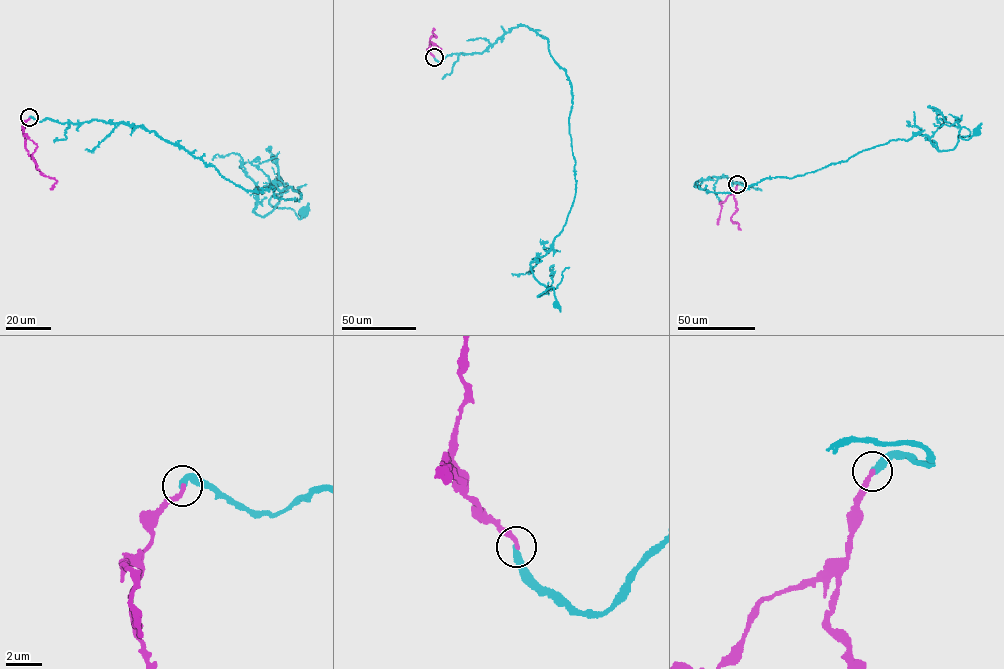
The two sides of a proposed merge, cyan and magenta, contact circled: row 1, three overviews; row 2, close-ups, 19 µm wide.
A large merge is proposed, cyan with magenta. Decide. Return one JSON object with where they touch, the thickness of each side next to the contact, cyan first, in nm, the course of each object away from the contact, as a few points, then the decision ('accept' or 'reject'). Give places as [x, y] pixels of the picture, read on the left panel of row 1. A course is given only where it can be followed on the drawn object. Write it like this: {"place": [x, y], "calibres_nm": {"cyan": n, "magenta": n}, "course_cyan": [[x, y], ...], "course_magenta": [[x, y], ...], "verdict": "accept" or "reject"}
{"place": [29, 117], "calibres_nm": {"cyan": 400, "magenta": 260}, "course_cyan": [[29, 117], [143, 127], [246, 190], [302, 194], [264, 186], [256, 214], [279, 193], [272, 206], [305, 212]], "course_magenta": [[29, 117], [23, 132], [25, 147], [35, 167], [56, 181], [50, 189]], "verdict": "accept"}

